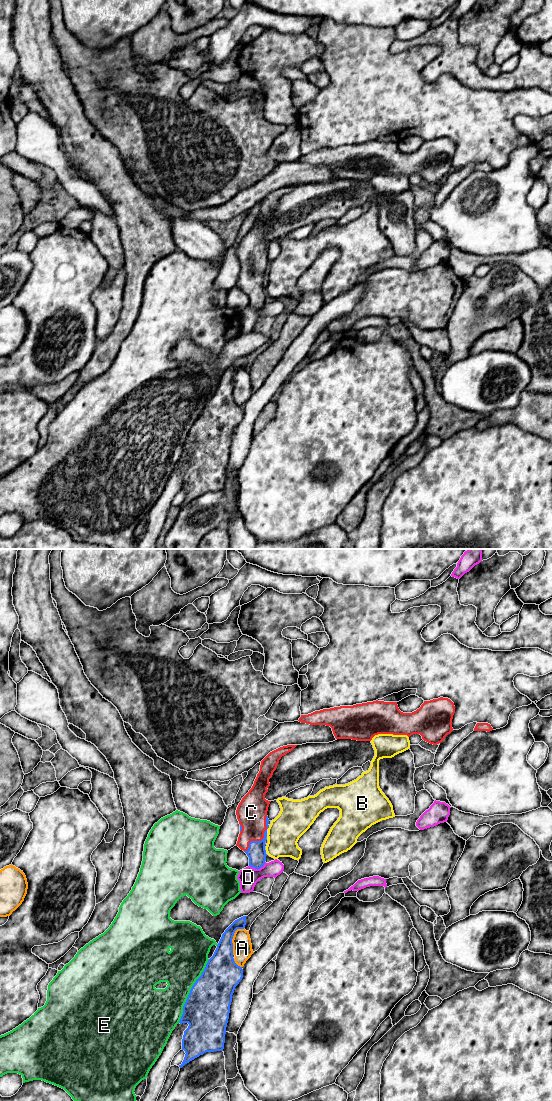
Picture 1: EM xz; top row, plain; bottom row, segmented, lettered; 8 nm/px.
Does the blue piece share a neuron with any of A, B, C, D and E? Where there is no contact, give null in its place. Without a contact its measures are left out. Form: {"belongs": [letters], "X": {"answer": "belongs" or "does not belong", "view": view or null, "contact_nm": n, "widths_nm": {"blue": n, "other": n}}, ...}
{"belongs": ["C"], "A": {"answer": "does not belong", "view": "xz", "contact_nm": 240, "widths_nm": {"blue": 240, "other": 160}}, "B": {"answer": "does not belong", "view": "xz", "contact_nm": 30, "widths_nm": {"blue": 150, "other": 260}}, "C": {"answer": "belongs", "view": "xz", "contact_nm": 340, "widths_nm": {"blue": 150, "other": 240}}, "D": {"answer": "does not belong", "view": "xz", "contact_nm": 140, "widths_nm": {"blue": 150, "other": 160}}, "E": {"answer": "does not belong", "view": "xz", "contact_nm": 550, "widths_nm": {"blue": 360, "other": 320}}}

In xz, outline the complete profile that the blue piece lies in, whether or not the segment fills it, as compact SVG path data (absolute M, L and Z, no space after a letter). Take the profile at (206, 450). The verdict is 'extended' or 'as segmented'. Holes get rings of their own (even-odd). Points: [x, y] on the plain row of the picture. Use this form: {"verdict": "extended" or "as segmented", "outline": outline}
{"verdict": "as segmented", "outline": "M243 356L235 360L222 374L222 377L217 385L213 396L208 400L204 411L201 416L196 420L192 426L187 440L183 446L183 454L179 461L180 464L188 463L188 468L184 471L182 479L182 490L185 491L185 497L180 508L185 504L194 500L195 498L203 495L206 492L223 491L225 483L226 467L229 459L230 445L232 442L232 435L235 427L243 418L243 409L238 406L233 398L233 383L232 379L237 369L244 369L246 365L246 357Z"}

